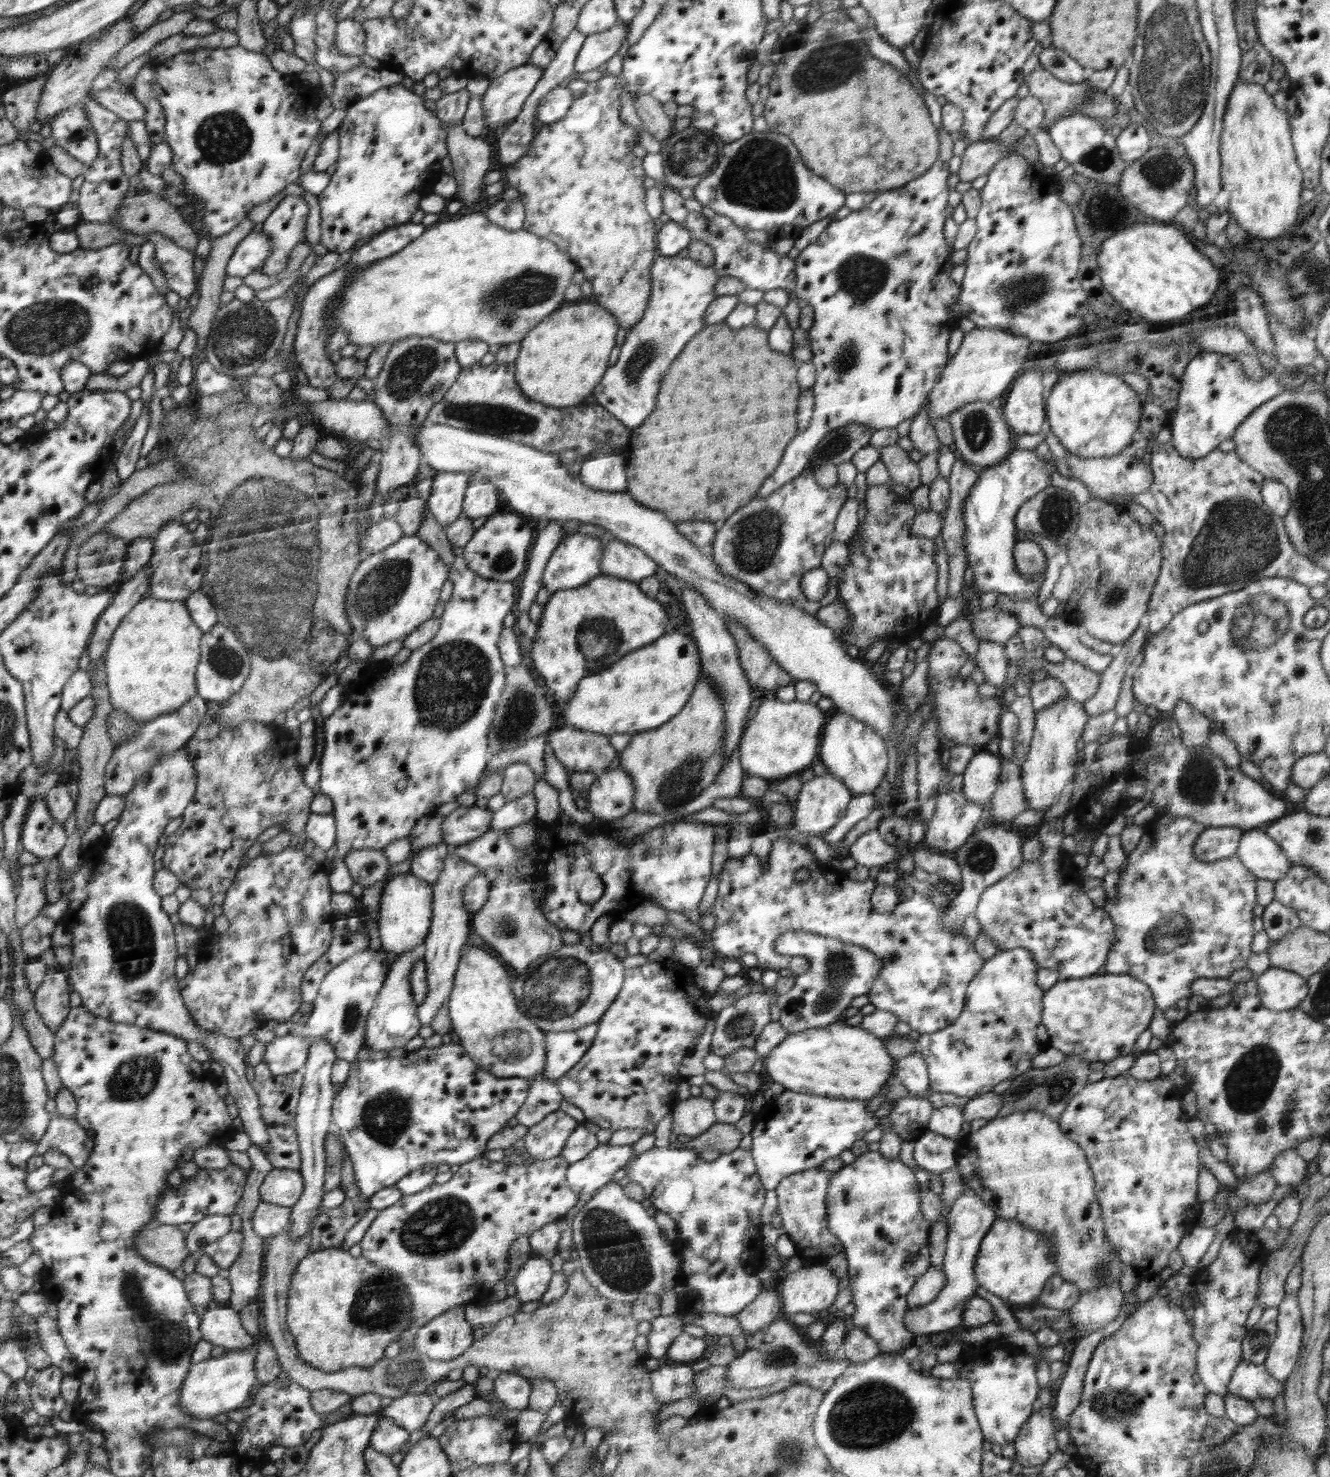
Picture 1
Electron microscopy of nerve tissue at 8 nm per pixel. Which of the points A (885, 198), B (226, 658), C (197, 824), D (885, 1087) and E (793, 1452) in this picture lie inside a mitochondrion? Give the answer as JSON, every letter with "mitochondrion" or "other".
{"A":"other","B":"mitochondrion","C":"other","D":"other","E":"mitochondrion"}

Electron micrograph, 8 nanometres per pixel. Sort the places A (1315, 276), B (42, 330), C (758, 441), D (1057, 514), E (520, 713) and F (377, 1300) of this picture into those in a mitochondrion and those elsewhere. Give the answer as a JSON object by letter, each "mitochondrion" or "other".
{"A":"mitochondrion","B":"mitochondrion","C":"other","D":"mitochondrion","E":"mitochondrion","F":"mitochondrion"}

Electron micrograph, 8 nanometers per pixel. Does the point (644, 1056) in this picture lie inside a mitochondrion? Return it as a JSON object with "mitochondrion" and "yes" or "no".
{"mitochondrion":"no"}

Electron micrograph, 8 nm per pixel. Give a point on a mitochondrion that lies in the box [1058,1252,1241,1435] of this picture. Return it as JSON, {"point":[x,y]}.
{"point":[1112,1403]}

